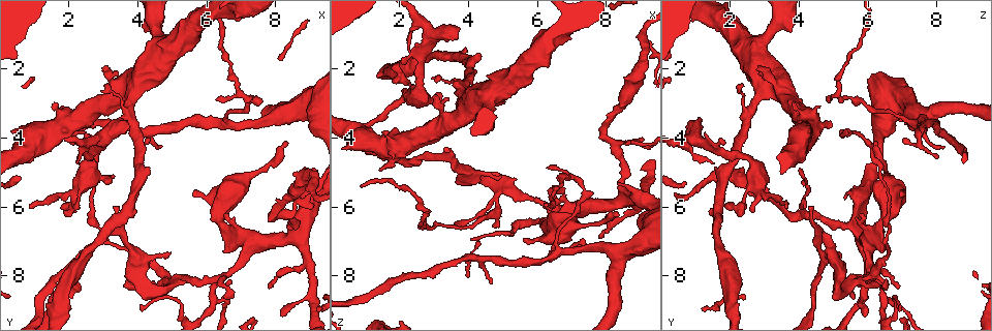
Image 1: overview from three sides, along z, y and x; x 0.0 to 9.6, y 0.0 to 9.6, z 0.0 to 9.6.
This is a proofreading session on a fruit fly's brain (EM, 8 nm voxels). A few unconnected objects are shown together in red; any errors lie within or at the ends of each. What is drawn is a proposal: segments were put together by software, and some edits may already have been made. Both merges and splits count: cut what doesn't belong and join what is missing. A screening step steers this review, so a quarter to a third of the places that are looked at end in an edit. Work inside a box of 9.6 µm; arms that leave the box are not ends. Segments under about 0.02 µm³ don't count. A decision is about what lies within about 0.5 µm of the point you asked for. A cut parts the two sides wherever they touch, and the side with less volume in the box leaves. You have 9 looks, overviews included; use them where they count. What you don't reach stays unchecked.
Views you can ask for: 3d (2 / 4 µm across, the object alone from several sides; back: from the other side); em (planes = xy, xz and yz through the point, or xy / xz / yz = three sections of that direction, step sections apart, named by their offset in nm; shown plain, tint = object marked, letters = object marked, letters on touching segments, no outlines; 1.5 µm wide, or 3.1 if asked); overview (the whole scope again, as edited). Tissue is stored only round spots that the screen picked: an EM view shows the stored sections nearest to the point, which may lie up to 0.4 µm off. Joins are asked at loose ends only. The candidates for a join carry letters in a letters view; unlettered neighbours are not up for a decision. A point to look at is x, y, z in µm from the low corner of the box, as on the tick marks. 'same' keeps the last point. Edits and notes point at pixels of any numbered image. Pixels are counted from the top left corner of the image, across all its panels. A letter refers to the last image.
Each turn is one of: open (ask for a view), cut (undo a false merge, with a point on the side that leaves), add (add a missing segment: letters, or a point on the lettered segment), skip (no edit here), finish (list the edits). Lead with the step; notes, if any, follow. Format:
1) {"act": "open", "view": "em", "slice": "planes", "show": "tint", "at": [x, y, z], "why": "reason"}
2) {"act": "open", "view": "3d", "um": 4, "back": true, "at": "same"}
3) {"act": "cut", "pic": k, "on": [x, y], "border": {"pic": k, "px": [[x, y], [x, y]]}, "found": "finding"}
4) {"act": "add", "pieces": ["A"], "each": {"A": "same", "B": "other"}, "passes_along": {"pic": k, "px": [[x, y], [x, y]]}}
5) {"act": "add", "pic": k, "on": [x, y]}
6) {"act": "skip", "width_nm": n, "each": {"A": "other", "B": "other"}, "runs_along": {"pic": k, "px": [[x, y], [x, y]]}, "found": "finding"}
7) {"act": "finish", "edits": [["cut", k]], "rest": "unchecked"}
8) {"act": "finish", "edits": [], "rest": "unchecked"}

{"act": "open", "view": "3d", "um": 4, "back": true, "at": [8.35, 6.20, 4.25], "why": "three-way junction"}

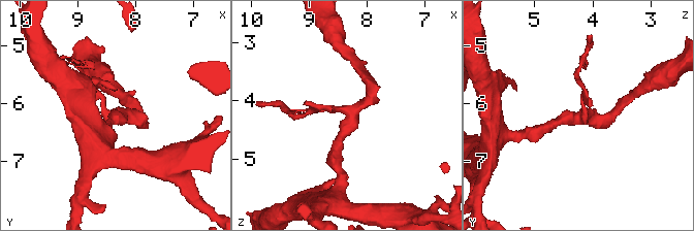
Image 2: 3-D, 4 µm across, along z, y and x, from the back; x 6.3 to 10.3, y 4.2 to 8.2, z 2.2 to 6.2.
{"act": "open", "view": "em", "slice": "yz", "step": 8, "show": "tint", "at": [8.35, 6.20, 4.25], "arms": 3}

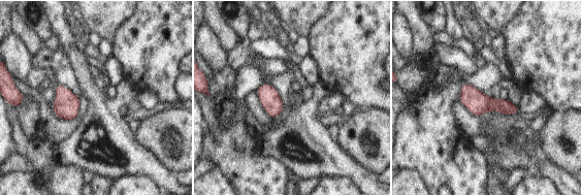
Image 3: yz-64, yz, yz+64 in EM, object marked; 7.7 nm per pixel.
{"act": "open", "view": "em", "slice": "planes", "show": "letters", "at": "same"}

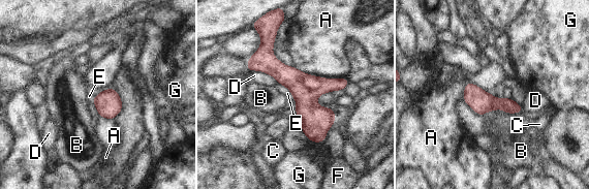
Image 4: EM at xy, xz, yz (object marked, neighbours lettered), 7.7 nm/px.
{"act": "skip", "width_nm": 200, "longest_contact_nm": ["A", 440], "each": {"A": "other", "B": "other", "C": "other", "D": "other", "E": "other", "F": "other", "G": "other"}, "found": "continuous, no second neuron"}

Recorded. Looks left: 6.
{"act": "open", "view": "3d", "um": 2, "at": [3.30, 6.05, 4.40], "why": "an open end"}

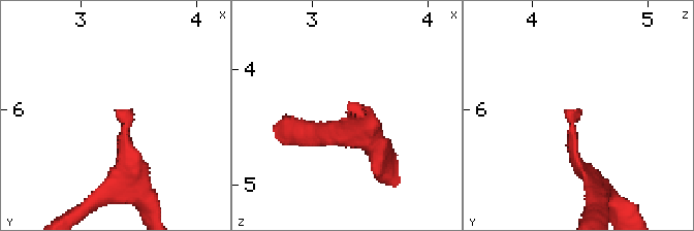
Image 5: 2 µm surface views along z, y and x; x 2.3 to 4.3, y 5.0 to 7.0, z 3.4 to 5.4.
{"act": "open", "view": "em", "slice": "planes", "show": "tint", "at": [3.28, 6.04, 4.34]}

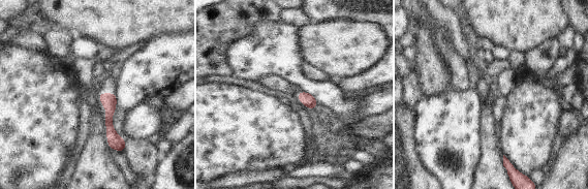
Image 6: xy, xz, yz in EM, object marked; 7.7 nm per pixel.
{"act": "open", "view": "em", "slice": "planes", "show": "letters", "at": "same"}

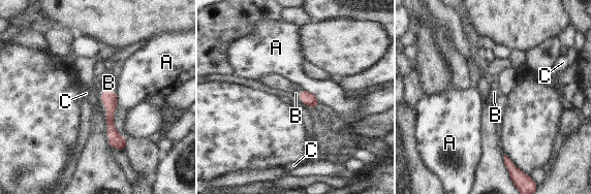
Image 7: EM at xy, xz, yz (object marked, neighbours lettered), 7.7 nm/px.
{"act": "add", "pic": 7, "on": [109, 83], "width_nm": 110, "each": {"A": "other", "B": "same", "C": "other"}, "passes_along": {"pic": 7, "px": [[110, 99], [99, 96], [109, 83]]}, "found": "it goes on there"}

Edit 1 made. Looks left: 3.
{"act": "open", "view": "3d", "um": 2, "at": [3.05, 2.00, 2.75]}

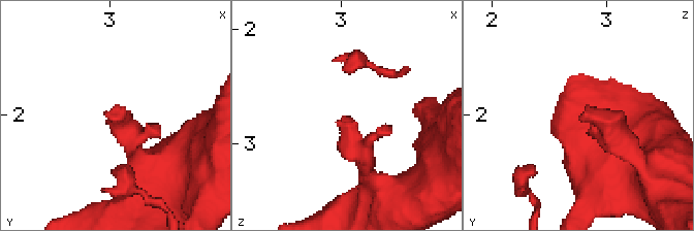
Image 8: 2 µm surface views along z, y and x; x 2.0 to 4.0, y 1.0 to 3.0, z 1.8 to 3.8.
{"act": "open", "view": "em", "slice": "xz", "step": 8, "show": "letters", "at": [3.00, 2.04, 2.74], "why": "shape alone is not enough"}

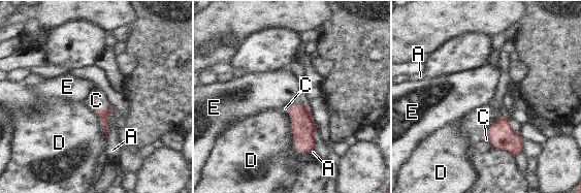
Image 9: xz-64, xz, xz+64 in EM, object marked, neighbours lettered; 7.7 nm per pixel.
{"act": "add", "pic": 9, "on": [96, 100], "each": {"A": "other", "C": "same", "D": "other", "E": "other"}, "passes_along": {"pic": 9, "px": [[102, 114], [101, 109], [96, 100]]}, "found": "it goes on there"}

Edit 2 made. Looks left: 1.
{"act": "finish", "edits": [["add", 7], ["add", 9]], "rest": "unchecked"}

